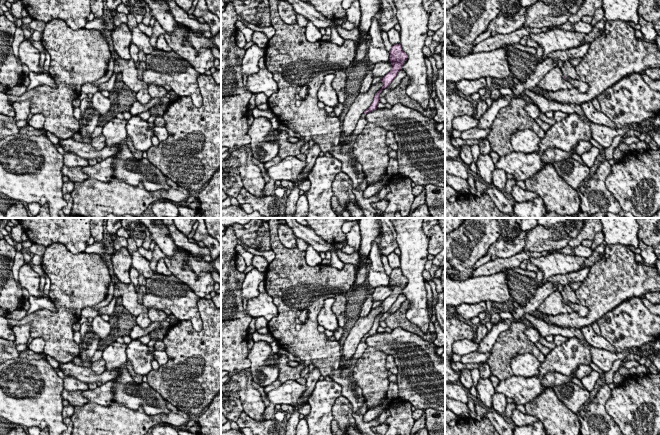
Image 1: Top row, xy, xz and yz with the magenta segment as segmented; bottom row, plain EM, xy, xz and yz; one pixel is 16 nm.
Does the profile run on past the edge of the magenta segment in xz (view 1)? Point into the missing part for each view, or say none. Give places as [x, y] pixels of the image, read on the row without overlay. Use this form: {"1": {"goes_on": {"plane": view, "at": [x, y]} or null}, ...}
{"1": {"goes_on": null}}

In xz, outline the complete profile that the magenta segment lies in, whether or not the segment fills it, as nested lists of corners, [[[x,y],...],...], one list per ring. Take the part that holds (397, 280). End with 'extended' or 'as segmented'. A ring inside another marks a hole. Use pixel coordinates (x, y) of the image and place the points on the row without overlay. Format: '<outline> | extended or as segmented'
[[[396,268],[392,270],[390,274],[390,286],[392,289],[391,294],[381,302],[381,306],[383,307],[382,312],[375,318],[374,323],[370,331],[364,336],[364,338],[368,338],[371,335],[377,333],[377,329],[380,326],[380,317],[383,313],[387,312],[393,303],[397,300],[398,296],[402,293],[403,287],[407,284],[407,278],[402,274],[401,268]]] | as segmented

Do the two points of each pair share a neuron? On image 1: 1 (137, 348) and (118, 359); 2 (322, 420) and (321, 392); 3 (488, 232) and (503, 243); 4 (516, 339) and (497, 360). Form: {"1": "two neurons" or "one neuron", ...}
{"1": "two neurons", "2": "one neuron", "3": "two neurons", "4": "one neuron"}

